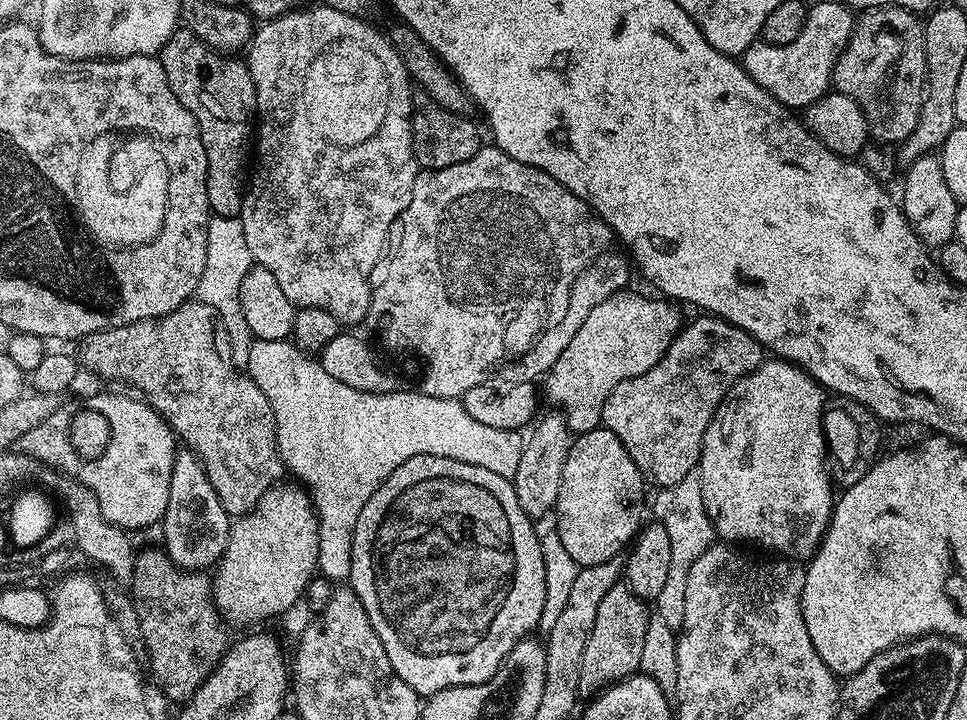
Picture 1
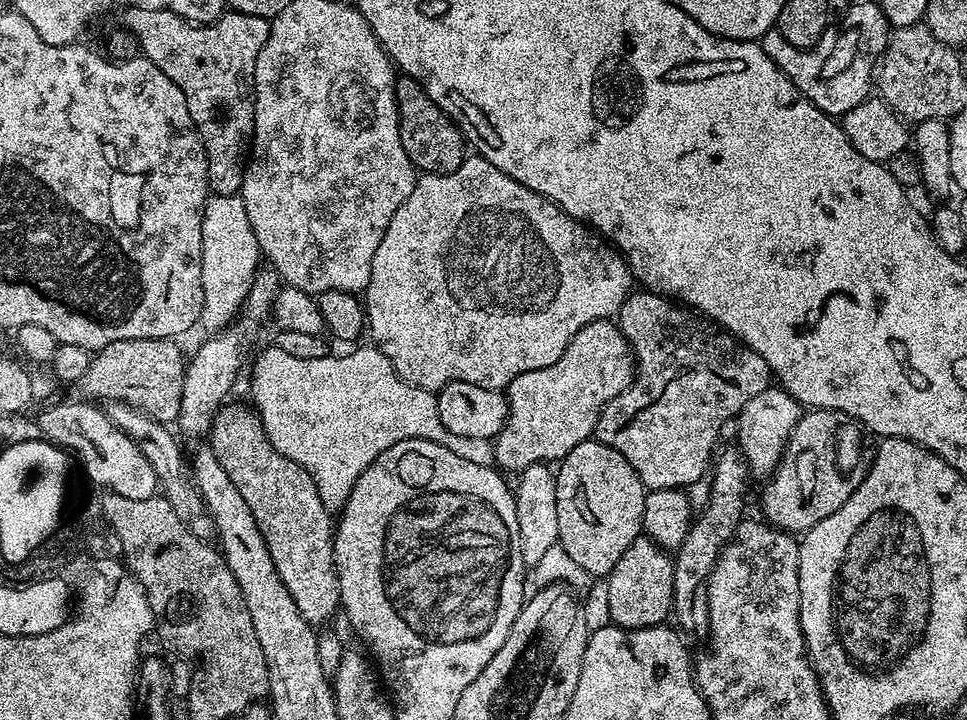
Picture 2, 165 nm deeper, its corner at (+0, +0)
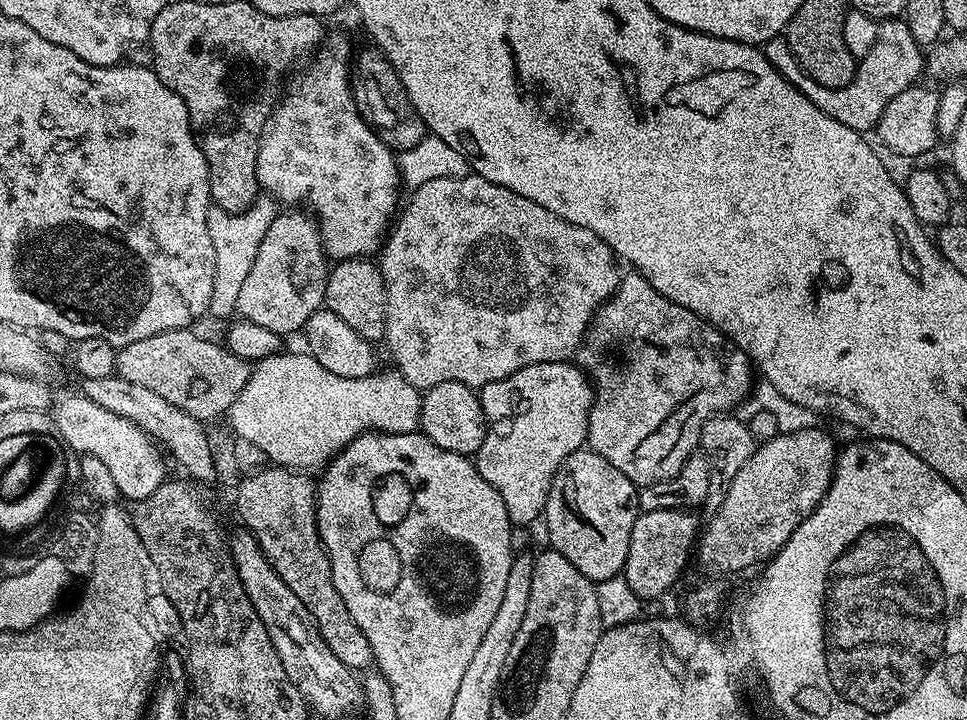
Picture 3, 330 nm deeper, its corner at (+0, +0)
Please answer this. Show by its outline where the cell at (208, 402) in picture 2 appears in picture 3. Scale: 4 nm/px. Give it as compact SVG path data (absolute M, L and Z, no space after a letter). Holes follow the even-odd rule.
M304 210L281 211L270 222L270 230L266 230L262 246L258 246L254 266L250 266L250 274L242 281L235 315L258 322L258 326L266 326L266 330L279 332L284 338L291 332L299 333L310 314L325 307L329 267L317 221Z

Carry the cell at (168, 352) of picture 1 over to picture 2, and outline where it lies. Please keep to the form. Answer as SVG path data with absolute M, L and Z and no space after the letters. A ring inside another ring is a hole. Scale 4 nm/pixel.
M228 402L220 409L212 423L210 447L214 454L218 454L218 462L222 462L226 474L230 474L230 479L234 481L234 486L238 486L246 506L250 506L258 522L258 530L262 538L266 538L270 558L274 558L274 570L278 570L278 578L286 582L286 590L290 590L290 598L294 598L298 614L302 614L302 618L306 618L306 622L313 626L327 625L341 611L340 583L336 573L336 559L332 553L333 513L322 506L322 498L318 498L318 486L314 486L314 478L310 478L310 474L306 474L306 470L302 470L298 462L290 462L290 458L278 454L278 450L270 446L270 438L266 438L260 413L255 407L245 404Z

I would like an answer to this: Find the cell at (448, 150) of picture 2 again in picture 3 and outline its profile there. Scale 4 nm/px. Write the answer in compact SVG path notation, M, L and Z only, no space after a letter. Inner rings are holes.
M367 46L360 53L355 53L350 64L350 83L352 97L362 119L367 122L382 138L387 148L393 153L409 152L418 142L422 142L426 135L424 119L414 110L414 102L406 94L406 86L398 78L394 66L384 57L384 53L375 46Z

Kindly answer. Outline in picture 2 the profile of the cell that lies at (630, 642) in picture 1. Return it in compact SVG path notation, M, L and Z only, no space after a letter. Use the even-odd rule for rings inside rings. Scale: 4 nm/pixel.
M641 534L636 537L630 549L622 554L614 570L608 573L606 584L608 588L608 606L610 620L617 628L654 628L665 623L664 620L673 615L673 559L657 547L647 536Z

